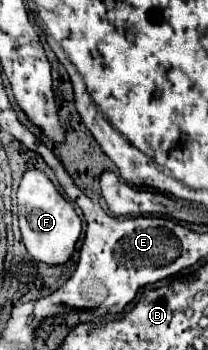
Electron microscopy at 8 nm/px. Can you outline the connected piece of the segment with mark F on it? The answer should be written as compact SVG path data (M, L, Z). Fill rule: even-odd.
M27 170L17 190L17 206L19 206L19 228L23 234L23 242L27 252L43 264L55 266L65 264L75 250L75 244L81 234L81 218L77 216L73 204L59 194L53 182L39 170Z

